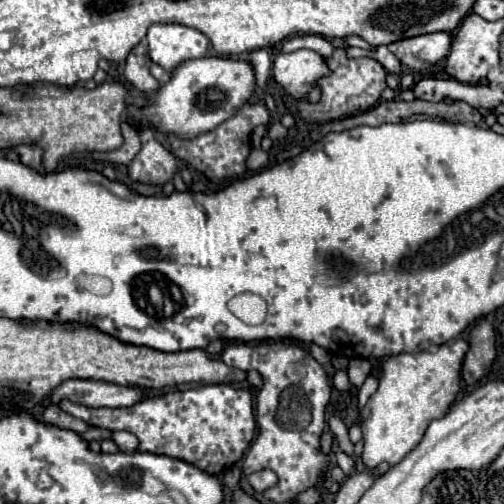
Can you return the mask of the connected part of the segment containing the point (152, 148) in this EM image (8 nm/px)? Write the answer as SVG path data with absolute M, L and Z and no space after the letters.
M144 130L140 138L142 138L142 150L130 162L128 174L132 180L140 184L164 186L178 172L176 158L160 142L156 142L150 130Z

